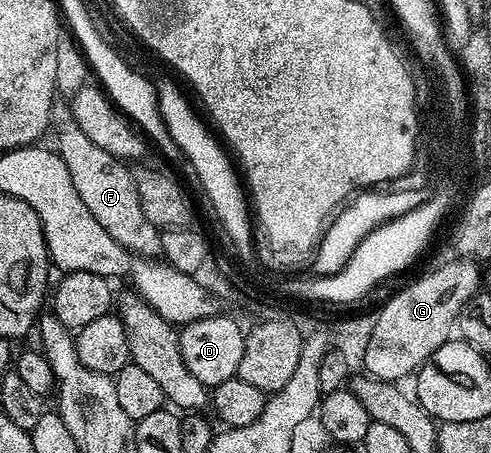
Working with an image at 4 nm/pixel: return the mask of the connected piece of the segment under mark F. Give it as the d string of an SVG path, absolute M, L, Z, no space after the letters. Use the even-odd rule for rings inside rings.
M57 99L52 102L51 124L54 133L56 129L54 148L66 163L70 179L74 179L74 191L78 191L82 203L86 203L86 211L90 211L90 215L94 215L94 219L102 223L102 228L110 235L110 239L117 241L123 249L129 249L131 253L141 257L159 258L161 230L146 219L133 170L121 158L110 155L110 151L102 151L102 147L96 146L82 132L67 100Z

